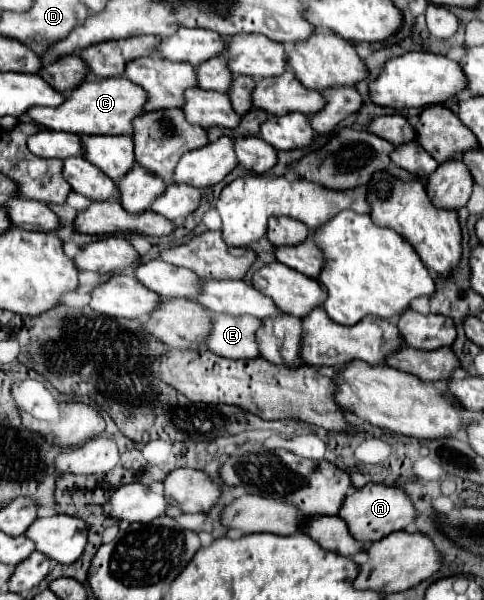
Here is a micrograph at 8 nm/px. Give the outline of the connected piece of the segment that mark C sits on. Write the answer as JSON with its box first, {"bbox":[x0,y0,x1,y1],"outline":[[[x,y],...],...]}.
{"bbox":[28,75,146,135],"outline":[[[124,75],[96,79],[96,81],[82,81],[58,107],[30,107],[28,117],[46,129],[54,131],[68,131],[76,135],[128,135],[132,133],[130,125],[136,115],[142,113],[146,103],[146,91],[134,85]]]}

